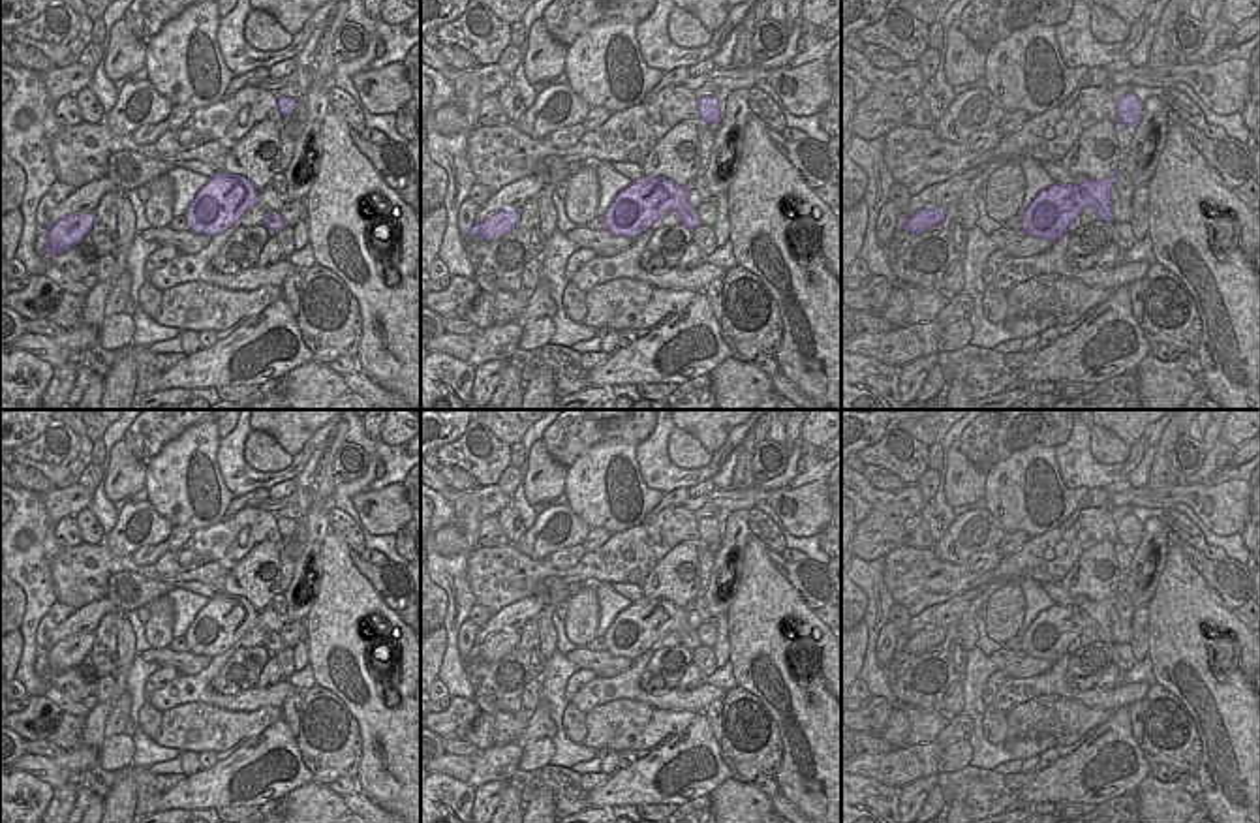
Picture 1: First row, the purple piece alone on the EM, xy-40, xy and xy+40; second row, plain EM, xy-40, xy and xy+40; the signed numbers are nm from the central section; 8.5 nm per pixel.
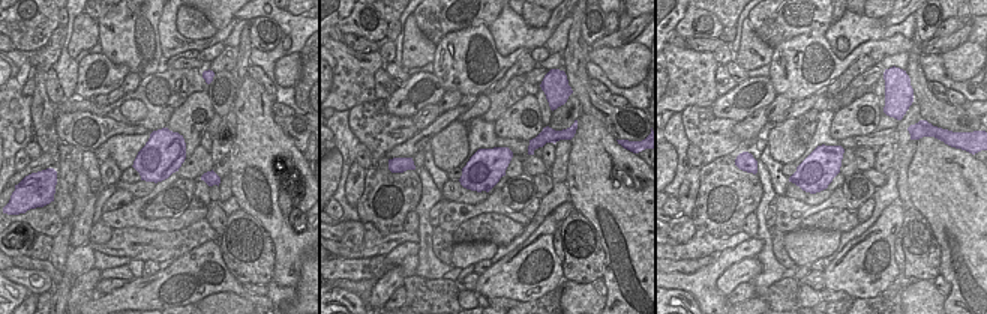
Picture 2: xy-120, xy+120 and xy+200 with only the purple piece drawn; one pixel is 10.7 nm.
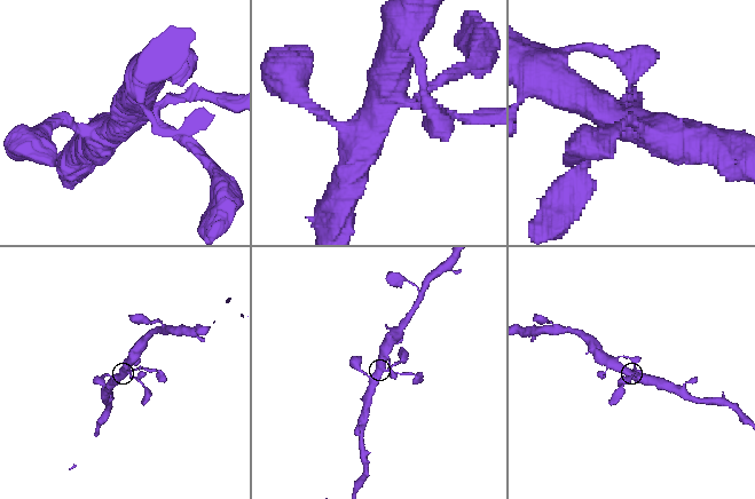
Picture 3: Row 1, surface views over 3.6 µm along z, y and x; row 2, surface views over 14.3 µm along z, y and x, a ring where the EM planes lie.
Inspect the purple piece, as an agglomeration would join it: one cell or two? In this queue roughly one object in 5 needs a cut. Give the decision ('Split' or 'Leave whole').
Leave whole

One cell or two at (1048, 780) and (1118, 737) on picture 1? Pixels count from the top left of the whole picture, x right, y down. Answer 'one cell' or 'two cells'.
one cell

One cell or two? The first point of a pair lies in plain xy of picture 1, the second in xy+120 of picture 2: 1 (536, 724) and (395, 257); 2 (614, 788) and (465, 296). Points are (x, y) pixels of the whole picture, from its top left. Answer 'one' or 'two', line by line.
1: one
2: two

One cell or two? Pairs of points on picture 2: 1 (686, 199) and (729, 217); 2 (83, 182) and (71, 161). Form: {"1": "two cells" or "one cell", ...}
{"1": "two cells", "2": "two cells"}

